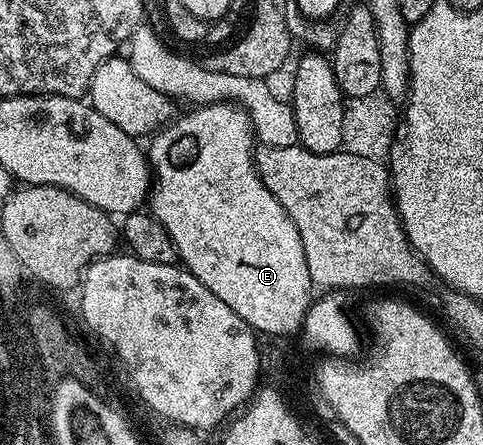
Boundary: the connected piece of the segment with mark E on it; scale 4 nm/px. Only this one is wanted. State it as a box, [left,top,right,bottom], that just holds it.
[148,103,312,336]

